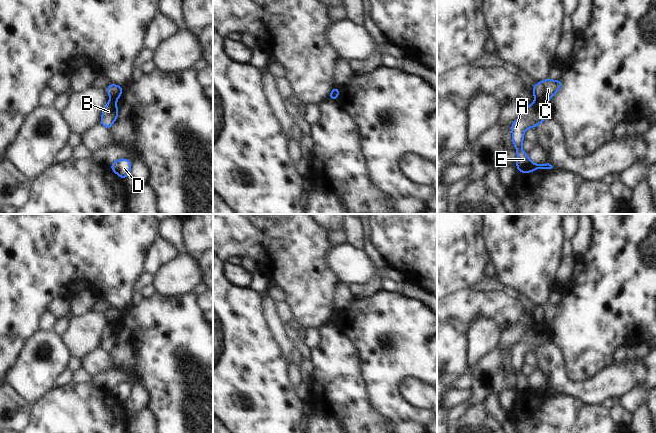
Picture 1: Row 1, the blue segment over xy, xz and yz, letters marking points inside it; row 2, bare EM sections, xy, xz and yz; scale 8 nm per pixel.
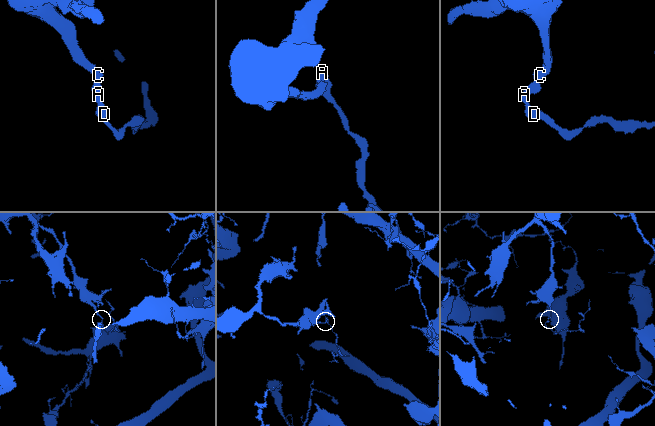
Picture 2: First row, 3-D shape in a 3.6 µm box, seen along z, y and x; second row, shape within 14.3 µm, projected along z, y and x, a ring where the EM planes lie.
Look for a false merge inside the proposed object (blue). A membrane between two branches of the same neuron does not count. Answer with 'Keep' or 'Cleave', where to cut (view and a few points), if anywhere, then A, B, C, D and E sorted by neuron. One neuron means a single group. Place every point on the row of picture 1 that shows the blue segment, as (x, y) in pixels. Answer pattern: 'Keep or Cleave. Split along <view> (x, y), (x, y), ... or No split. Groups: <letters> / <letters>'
Cleave. Split along yz (535, 101), (546, 104). Groups: A B D E / C.

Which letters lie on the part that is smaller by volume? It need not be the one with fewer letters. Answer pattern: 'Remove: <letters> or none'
Remove: A, B, D, E.

